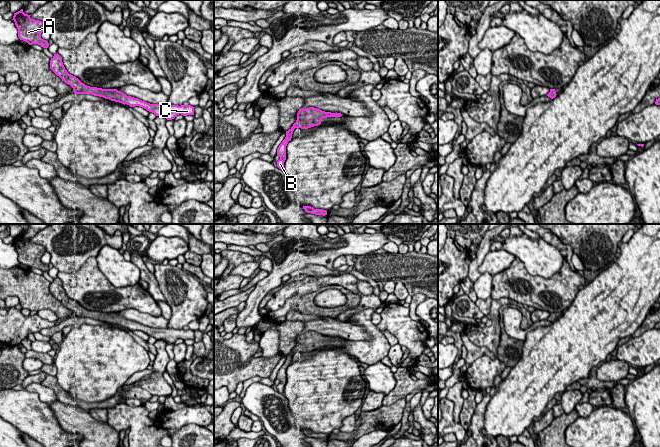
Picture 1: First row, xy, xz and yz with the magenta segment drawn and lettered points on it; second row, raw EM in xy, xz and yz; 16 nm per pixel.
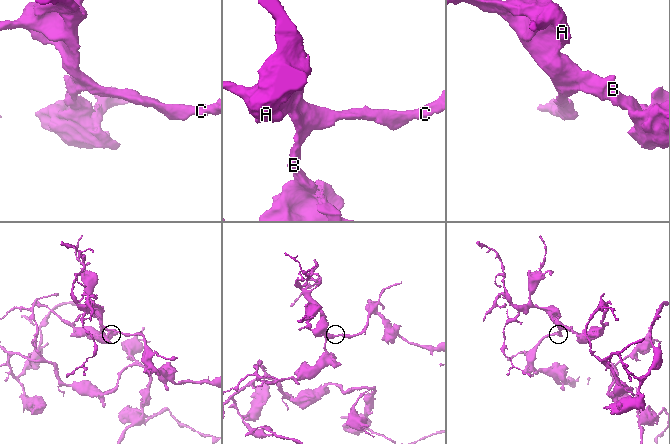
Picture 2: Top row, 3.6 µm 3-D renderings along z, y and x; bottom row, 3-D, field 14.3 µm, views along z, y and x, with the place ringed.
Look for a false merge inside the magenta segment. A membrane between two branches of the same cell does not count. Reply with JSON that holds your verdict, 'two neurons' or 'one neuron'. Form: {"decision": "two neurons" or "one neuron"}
{"decision": "one neuron"}

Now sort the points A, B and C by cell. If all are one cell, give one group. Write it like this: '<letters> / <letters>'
A B C

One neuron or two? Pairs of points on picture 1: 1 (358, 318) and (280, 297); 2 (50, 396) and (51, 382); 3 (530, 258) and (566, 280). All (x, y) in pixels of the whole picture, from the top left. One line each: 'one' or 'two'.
1: two
2: two
3: two

